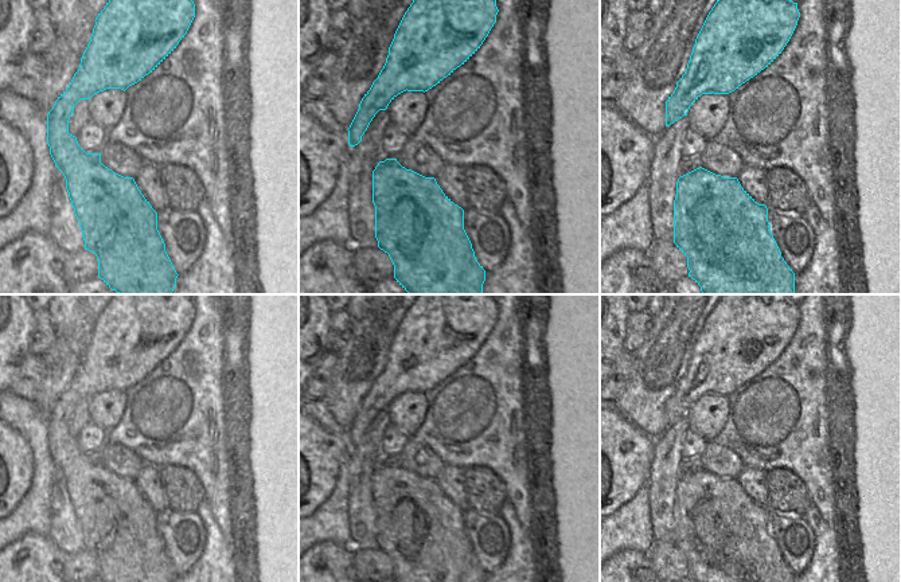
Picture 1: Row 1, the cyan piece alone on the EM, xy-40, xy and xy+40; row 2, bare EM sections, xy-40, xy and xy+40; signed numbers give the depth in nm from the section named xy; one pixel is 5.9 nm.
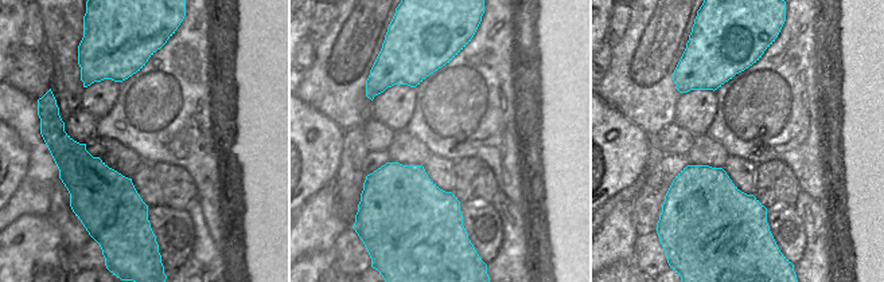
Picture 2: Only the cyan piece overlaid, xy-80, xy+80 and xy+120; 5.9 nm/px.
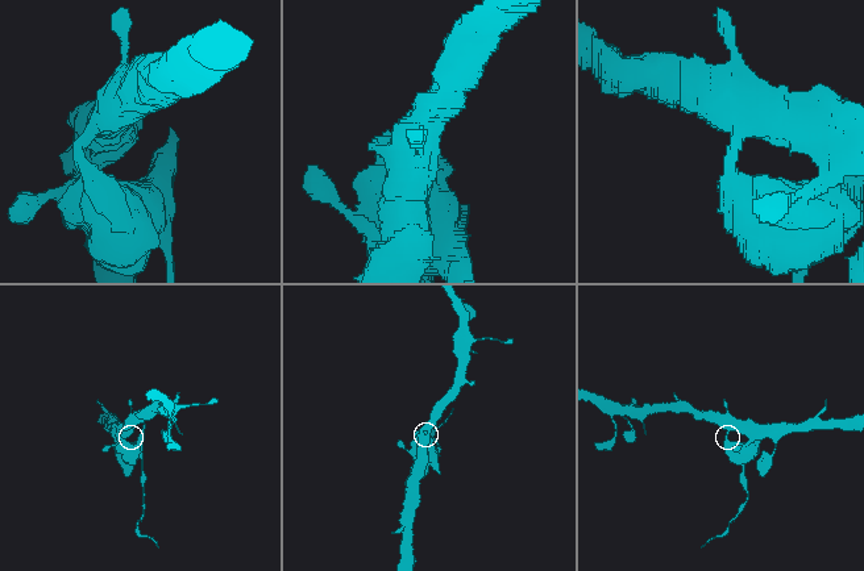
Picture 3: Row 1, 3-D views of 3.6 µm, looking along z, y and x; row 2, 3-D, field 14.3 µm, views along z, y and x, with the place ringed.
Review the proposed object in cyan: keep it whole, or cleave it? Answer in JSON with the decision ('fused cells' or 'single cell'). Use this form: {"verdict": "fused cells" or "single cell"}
{"verdict": "fused cells"}

